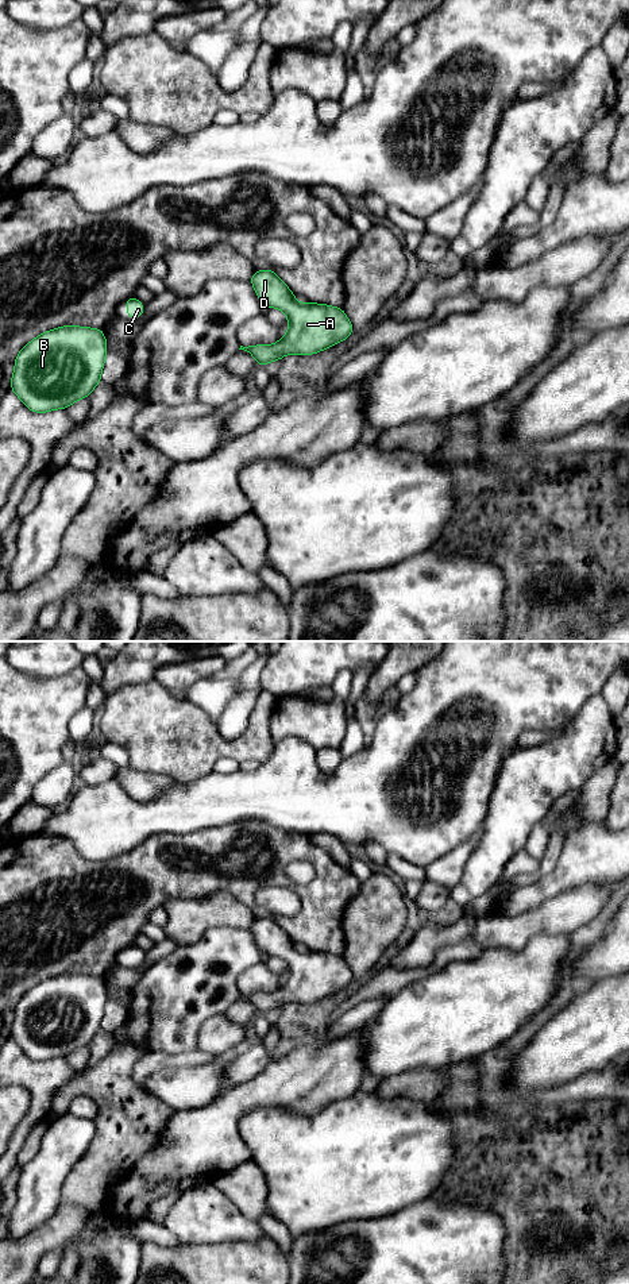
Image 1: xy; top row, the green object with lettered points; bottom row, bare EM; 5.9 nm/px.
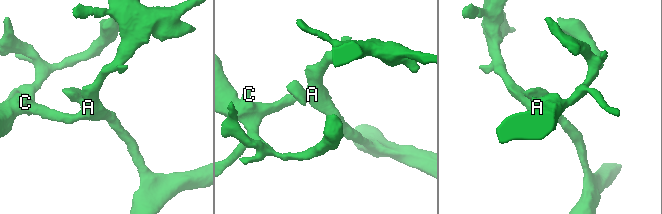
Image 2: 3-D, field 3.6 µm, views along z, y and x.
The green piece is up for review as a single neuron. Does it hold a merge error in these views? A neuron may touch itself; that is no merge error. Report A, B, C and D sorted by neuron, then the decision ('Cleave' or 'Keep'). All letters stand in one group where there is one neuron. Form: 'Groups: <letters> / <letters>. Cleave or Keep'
Groups: A B C D. Keep

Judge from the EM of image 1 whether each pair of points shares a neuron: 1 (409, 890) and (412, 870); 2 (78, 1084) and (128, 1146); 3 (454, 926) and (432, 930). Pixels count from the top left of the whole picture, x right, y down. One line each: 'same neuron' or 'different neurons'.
1: different neurons
2: same neuron
3: same neuron

